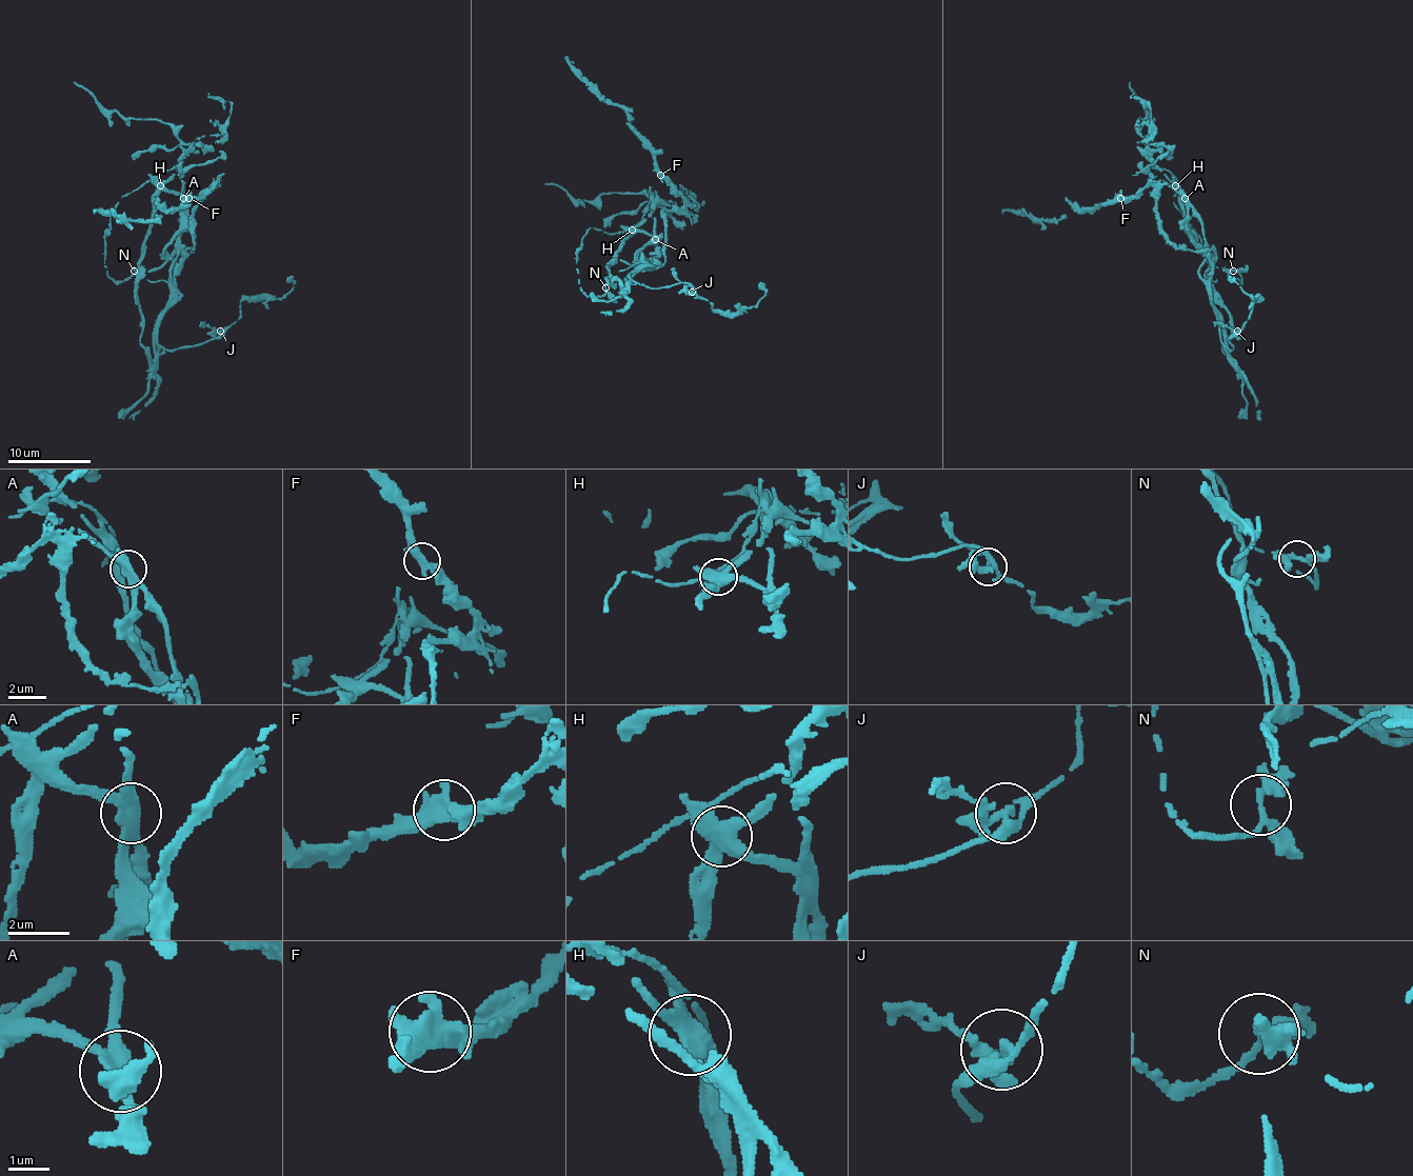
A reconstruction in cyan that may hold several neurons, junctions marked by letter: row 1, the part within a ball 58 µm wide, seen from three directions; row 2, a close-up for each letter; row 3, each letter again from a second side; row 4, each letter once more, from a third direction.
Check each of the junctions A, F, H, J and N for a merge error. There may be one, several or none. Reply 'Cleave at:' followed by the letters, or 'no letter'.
Cleave at: A, H

